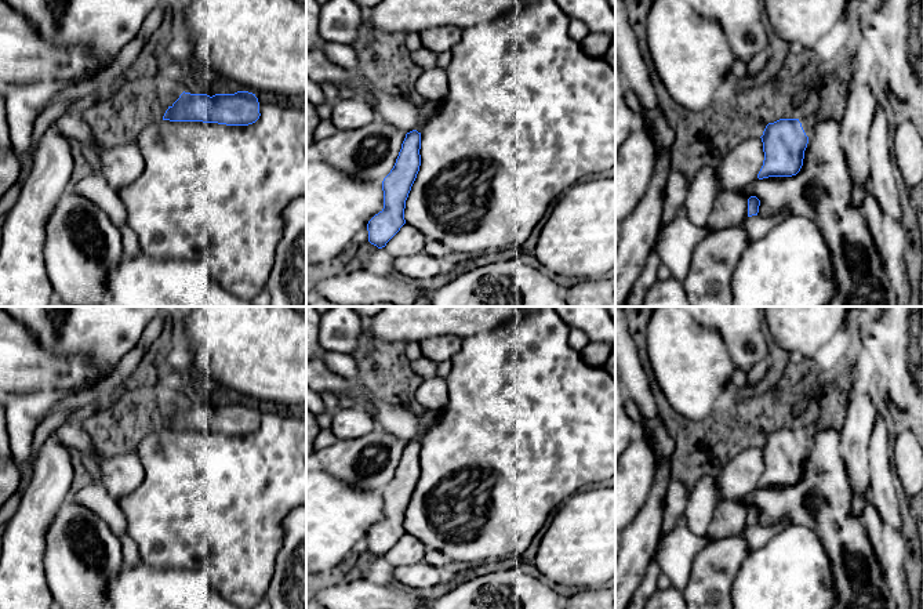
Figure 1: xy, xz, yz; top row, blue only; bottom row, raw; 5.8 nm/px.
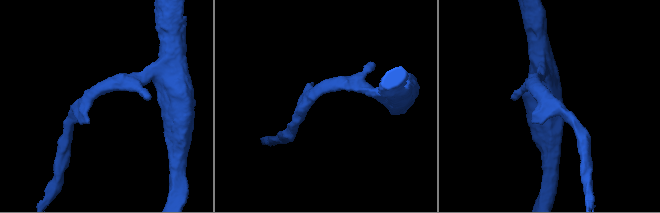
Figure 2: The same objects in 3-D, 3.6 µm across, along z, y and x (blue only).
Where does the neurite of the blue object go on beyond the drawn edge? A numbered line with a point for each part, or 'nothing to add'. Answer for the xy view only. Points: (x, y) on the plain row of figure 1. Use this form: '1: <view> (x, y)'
nothing to add

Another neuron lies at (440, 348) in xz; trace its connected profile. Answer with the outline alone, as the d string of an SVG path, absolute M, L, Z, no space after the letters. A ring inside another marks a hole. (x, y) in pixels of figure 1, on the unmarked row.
M436 336L419 341L422 356L439 363L451 360L461 351L462 338L458 336Z

